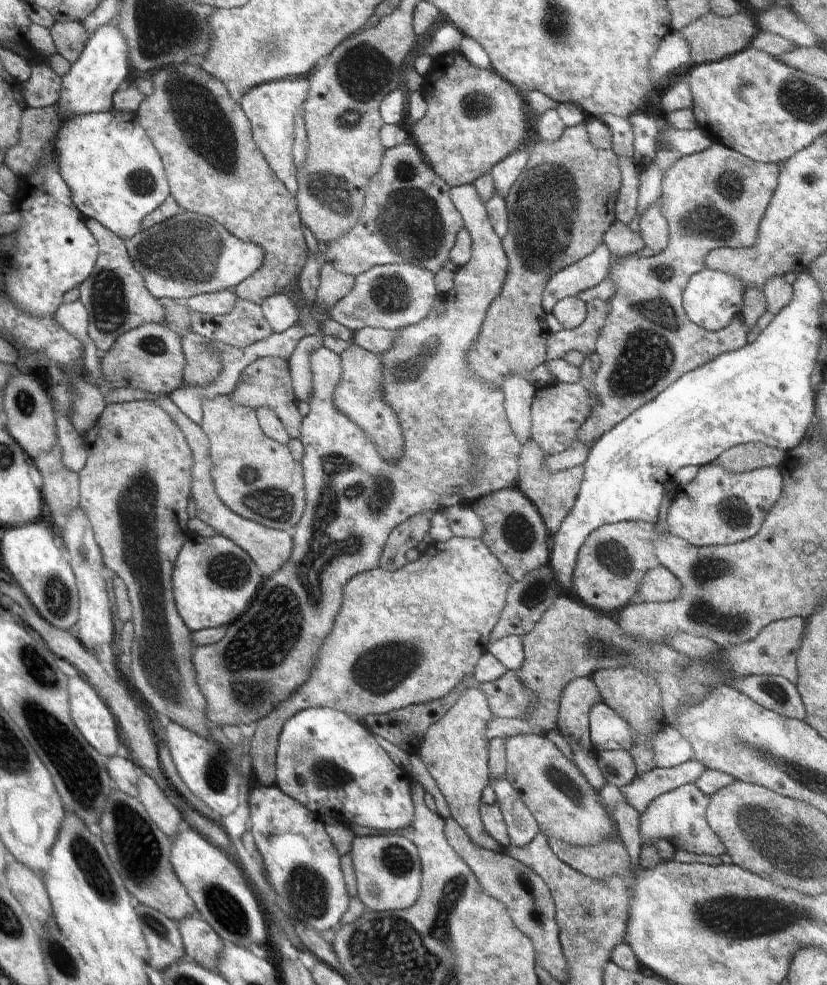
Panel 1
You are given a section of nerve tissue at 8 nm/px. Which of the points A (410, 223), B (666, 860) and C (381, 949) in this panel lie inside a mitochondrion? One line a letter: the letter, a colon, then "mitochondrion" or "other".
A: mitochondrion
B: other
C: mitochondrion

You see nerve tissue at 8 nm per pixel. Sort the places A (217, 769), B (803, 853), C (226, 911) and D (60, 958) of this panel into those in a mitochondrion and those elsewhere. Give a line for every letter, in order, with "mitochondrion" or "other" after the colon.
A: mitochondrion
B: mitochondrion
C: mitochondrion
D: mitochondrion

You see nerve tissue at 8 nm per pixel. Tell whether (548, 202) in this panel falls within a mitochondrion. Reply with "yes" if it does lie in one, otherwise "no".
yes

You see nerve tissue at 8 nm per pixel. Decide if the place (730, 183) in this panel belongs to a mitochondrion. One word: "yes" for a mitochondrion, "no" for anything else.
yes

